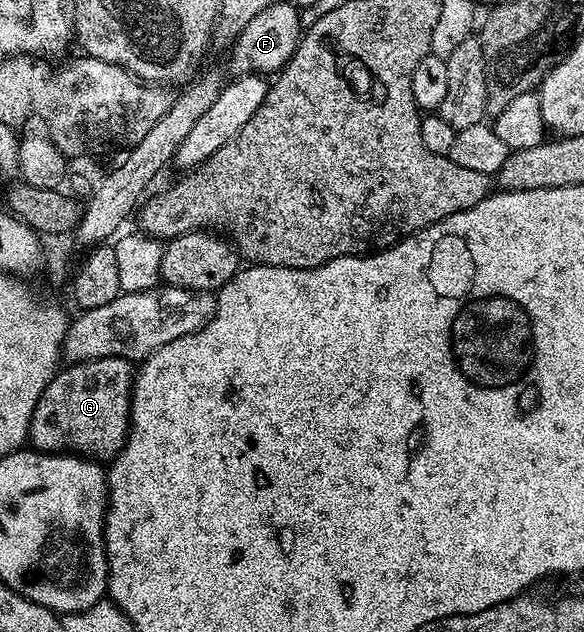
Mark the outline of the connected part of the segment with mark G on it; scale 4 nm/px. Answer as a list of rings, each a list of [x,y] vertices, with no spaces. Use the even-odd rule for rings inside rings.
[[[106,357],[92,361],[76,361],[60,368],[55,378],[45,387],[33,411],[27,432],[30,448],[41,453],[74,451],[80,457],[110,463],[127,443],[127,430],[131,427],[131,386],[133,365],[123,357]]]

